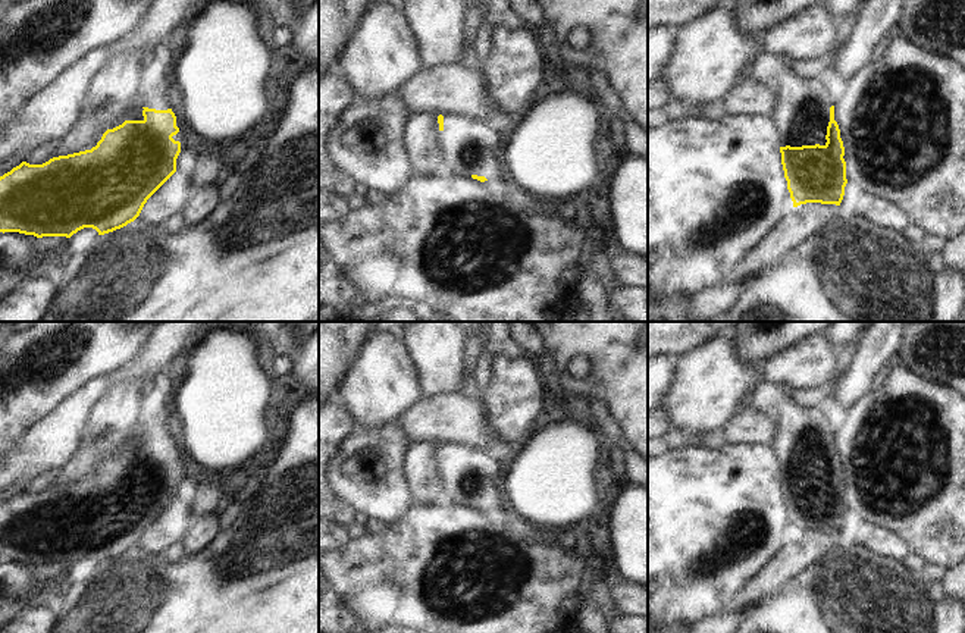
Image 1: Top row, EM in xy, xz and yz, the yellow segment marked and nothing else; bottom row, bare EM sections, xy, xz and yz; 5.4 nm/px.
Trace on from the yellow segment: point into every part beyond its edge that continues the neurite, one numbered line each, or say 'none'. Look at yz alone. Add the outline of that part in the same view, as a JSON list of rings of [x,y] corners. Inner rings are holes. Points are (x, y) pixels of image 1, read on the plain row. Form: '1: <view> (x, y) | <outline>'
none

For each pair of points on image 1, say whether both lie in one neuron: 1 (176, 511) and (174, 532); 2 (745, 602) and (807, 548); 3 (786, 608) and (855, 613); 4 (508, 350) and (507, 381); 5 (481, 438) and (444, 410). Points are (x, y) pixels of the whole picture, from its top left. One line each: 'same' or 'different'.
1: same
2: same
3: same
4: different
5: same

